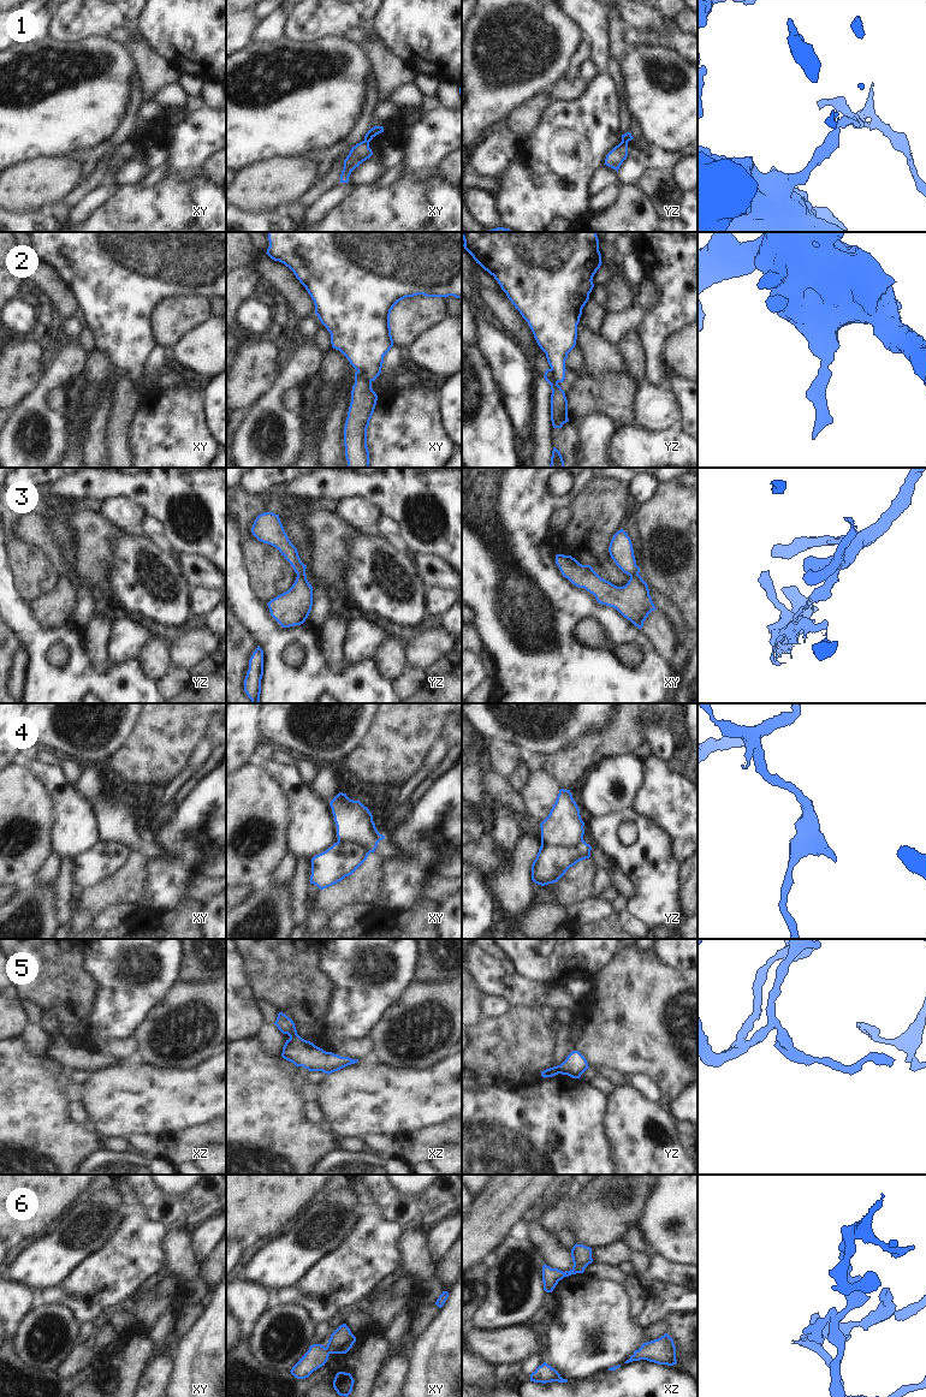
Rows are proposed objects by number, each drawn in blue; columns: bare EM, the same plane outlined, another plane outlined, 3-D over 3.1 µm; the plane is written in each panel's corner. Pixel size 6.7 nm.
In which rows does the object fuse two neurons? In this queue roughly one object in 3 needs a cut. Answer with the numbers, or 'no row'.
1, 2, 3, 4, 5, 6

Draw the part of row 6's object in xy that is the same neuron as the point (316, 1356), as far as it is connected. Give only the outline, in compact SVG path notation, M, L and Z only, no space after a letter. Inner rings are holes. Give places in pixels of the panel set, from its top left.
M313 1344L290 1372L297 1379L305 1379L314 1371L325 1366L328 1360L328 1356L330 1354L323 1345Z

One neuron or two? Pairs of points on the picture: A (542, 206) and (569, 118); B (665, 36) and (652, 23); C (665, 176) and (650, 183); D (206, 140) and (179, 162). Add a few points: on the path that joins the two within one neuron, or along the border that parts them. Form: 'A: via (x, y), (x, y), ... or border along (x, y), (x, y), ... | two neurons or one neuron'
A: via (542, 184), (568, 148), (569, 140) | one neuron
B: border along (668, 18), (663, 29), (643, 29), (641, 31) | two neurons
C: via (662, 179), (658, 183), (653, 183) | one neuron
D: via (200, 142), (185, 156) | one neuron

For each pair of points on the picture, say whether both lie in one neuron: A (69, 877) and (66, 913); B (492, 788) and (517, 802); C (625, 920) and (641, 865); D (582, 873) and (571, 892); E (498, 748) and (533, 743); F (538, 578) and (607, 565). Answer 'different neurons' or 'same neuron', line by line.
A: same neuron
B: same neuron
C: different neurons
D: same neuron
E: different neurons
F: different neurons

